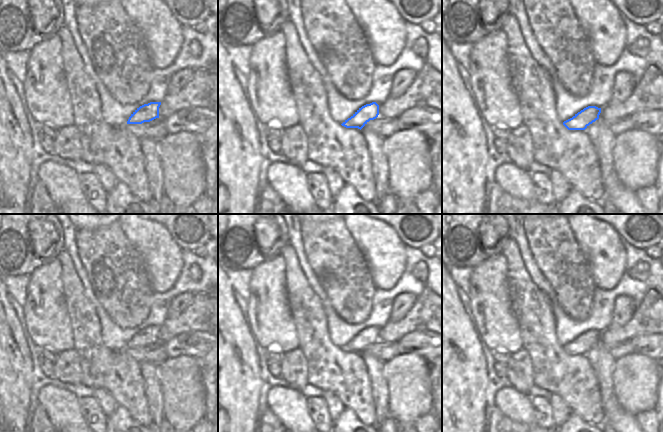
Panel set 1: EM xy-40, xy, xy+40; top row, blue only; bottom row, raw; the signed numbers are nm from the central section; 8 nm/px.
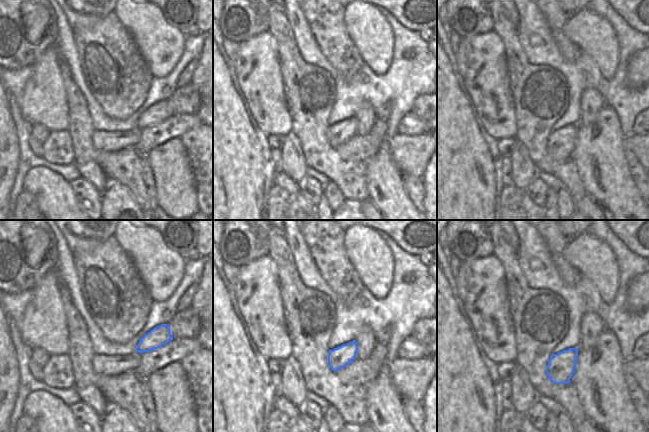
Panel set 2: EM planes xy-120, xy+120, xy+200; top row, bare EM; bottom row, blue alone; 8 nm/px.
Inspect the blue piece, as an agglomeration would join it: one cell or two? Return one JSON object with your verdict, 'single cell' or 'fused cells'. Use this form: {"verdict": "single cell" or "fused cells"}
{"verdict": "single cell"}

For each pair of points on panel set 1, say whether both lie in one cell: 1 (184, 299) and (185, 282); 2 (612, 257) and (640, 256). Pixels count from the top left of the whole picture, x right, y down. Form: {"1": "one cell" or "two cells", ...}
{"1": "two cells", "2": "two cells"}

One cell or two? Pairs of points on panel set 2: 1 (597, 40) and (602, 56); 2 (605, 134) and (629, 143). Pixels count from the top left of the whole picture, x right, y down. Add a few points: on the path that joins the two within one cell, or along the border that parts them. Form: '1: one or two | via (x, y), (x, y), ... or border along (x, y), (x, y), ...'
1: one | via (601, 44), (602, 52)
2: two | border along (623, 136), (624, 147)

